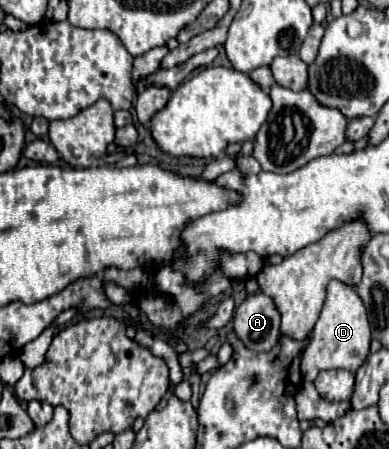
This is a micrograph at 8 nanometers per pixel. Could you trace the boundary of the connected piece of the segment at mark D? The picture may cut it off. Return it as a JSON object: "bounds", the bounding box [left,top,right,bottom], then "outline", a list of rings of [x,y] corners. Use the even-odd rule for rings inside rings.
{"bounds":[301,280,371,382],"outline":[[[331,280],[327,286],[327,298],[325,306],[321,310],[321,316],[311,332],[311,342],[303,352],[301,360],[301,374],[305,382],[313,382],[321,370],[331,368],[345,368],[355,372],[363,360],[369,354],[369,342],[371,342],[371,330],[367,320],[367,310],[355,292],[353,286],[343,284],[339,280]]]}

